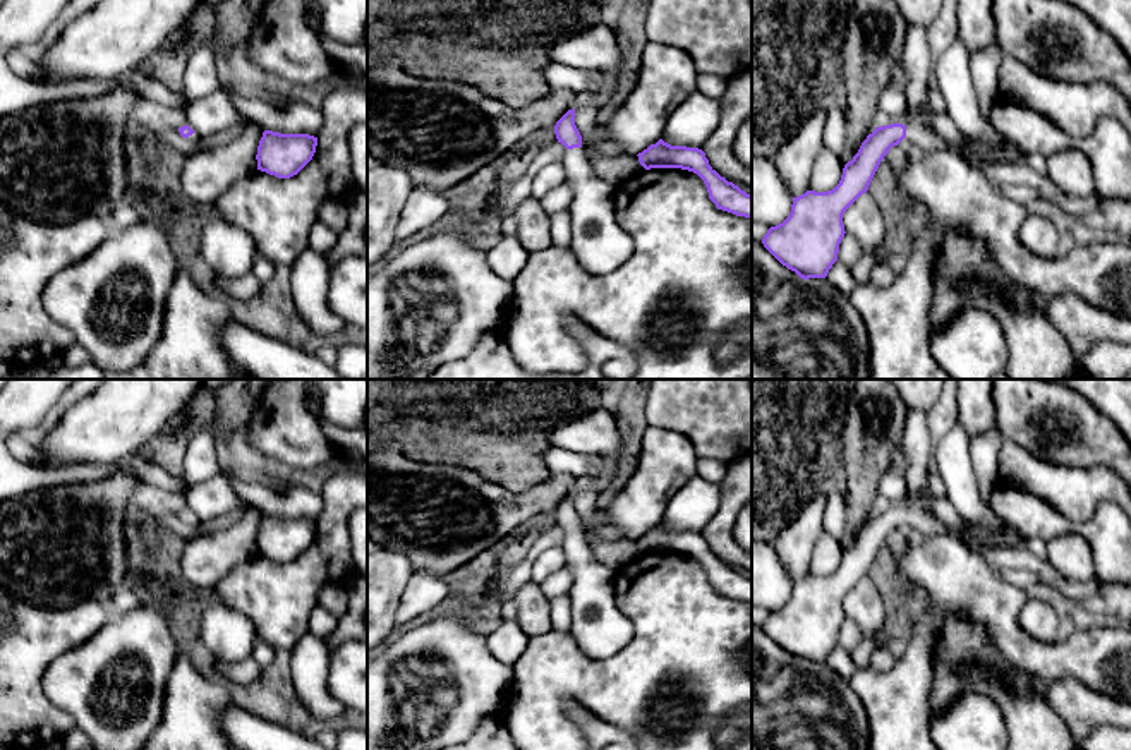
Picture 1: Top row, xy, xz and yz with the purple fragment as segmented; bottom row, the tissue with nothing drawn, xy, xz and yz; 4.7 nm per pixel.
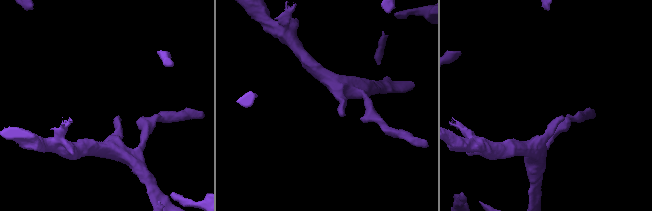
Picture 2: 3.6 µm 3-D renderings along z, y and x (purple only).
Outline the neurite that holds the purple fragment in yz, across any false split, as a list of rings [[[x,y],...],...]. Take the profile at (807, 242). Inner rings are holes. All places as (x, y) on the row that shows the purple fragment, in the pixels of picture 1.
[[[916,122],[875,127],[853,160],[844,165],[841,180],[832,191],[807,191],[793,197],[789,216],[767,230],[762,239],[764,247],[800,278],[826,278],[838,261],[839,244],[846,233],[844,211],[868,191],[884,156],[904,137],[925,153],[935,149],[956,151],[975,168],[978,161],[1021,165],[1026,160],[1026,154],[1006,137],[1004,144],[995,148],[965,136],[963,146],[954,148]]]

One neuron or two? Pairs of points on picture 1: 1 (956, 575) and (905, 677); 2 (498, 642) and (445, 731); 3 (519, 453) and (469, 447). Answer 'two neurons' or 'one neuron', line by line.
1: two neurons
2: two neurons
3: one neuron

